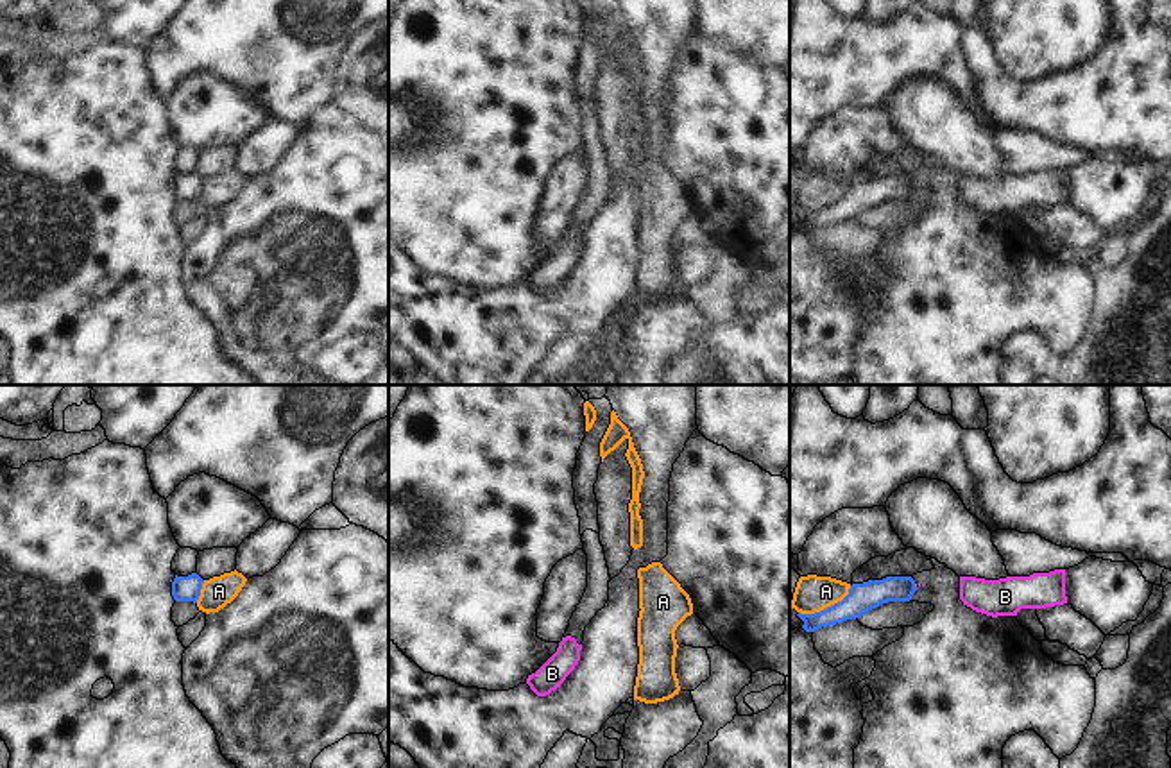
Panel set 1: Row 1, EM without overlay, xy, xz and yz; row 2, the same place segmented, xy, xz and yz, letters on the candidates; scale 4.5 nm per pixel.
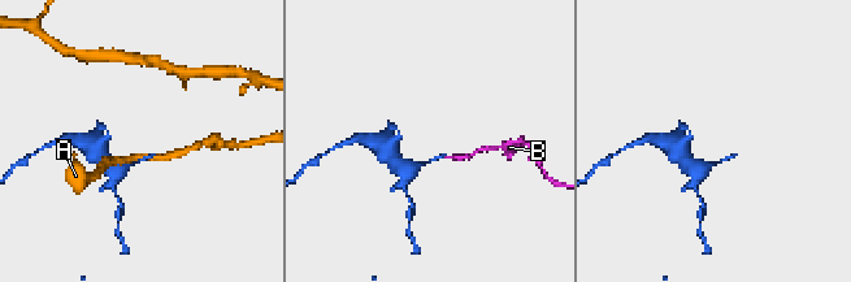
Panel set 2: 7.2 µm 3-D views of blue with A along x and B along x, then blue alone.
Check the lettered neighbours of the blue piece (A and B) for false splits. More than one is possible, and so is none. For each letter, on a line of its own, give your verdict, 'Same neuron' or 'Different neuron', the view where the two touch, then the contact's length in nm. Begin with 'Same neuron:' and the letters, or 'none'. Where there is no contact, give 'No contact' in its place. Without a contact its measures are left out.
Same neuron: B
A: Different neuron. Touches blue in yz. Shared border 260 nm
B: Same neuron. Touches blue in yz. Shared border 30 nm.

